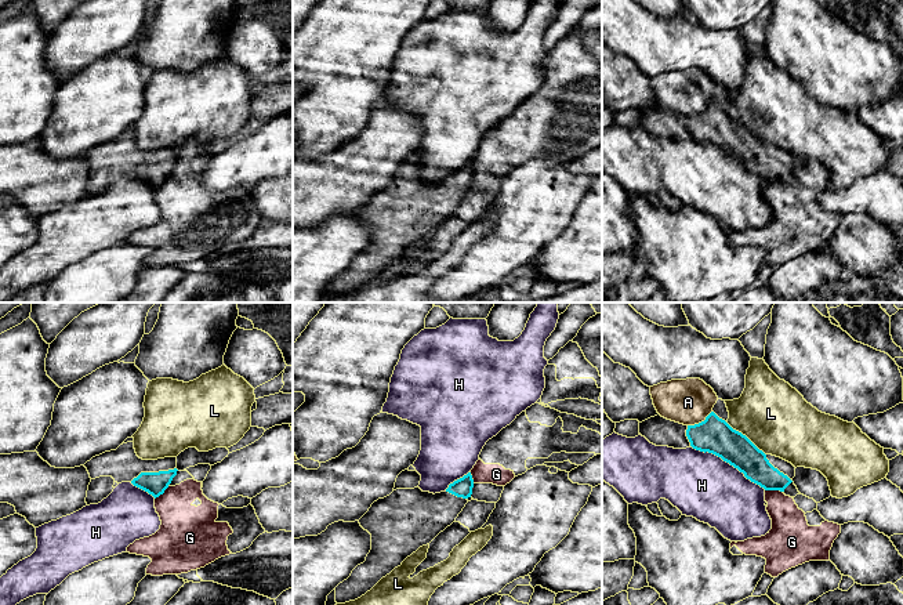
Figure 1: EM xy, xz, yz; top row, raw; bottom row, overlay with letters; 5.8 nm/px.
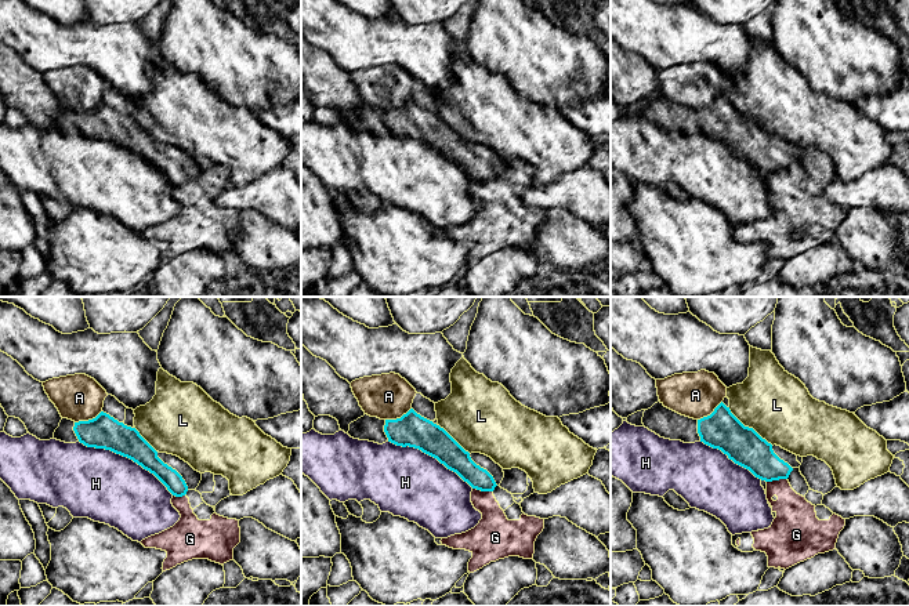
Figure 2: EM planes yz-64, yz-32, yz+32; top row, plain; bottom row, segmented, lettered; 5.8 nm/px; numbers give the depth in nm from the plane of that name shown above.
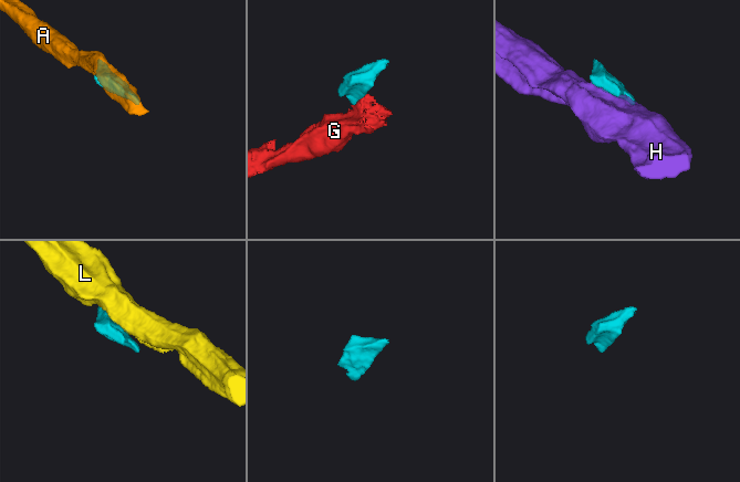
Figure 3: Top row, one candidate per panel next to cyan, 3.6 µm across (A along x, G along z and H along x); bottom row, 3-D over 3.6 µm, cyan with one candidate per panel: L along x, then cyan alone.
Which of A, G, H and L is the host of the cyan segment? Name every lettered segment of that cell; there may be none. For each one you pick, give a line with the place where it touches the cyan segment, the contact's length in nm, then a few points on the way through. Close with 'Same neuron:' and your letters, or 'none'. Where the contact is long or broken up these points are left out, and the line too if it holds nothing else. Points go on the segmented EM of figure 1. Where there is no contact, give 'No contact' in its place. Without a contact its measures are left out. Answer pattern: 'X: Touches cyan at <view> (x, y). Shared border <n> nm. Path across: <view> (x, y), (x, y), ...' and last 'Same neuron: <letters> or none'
Same neuron: none

